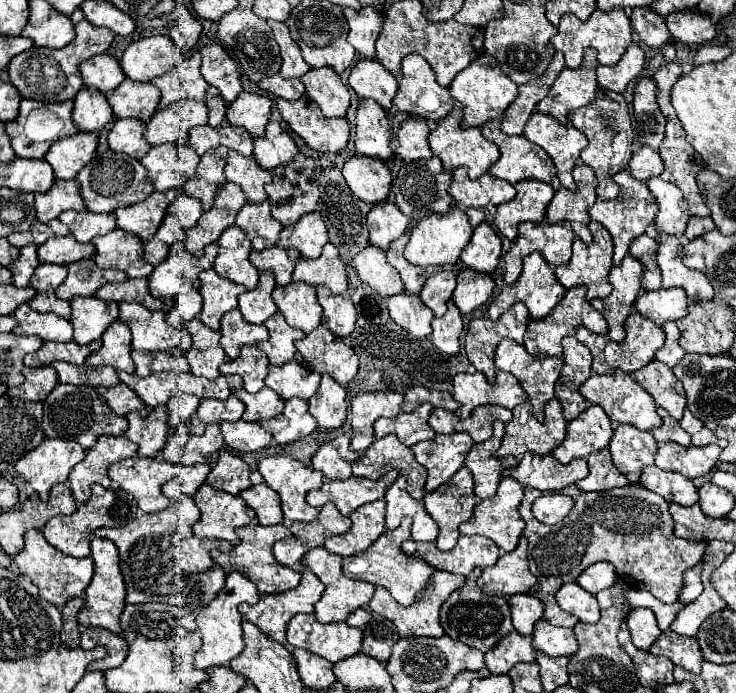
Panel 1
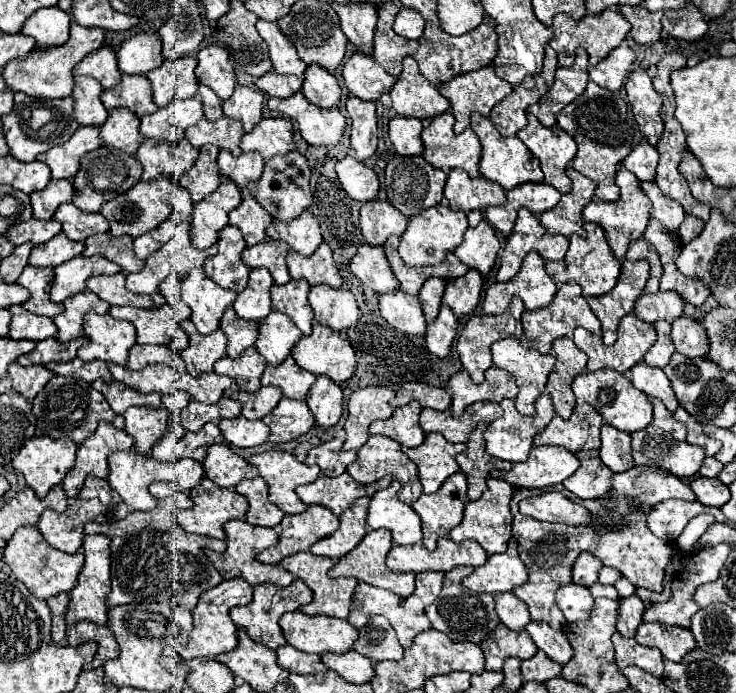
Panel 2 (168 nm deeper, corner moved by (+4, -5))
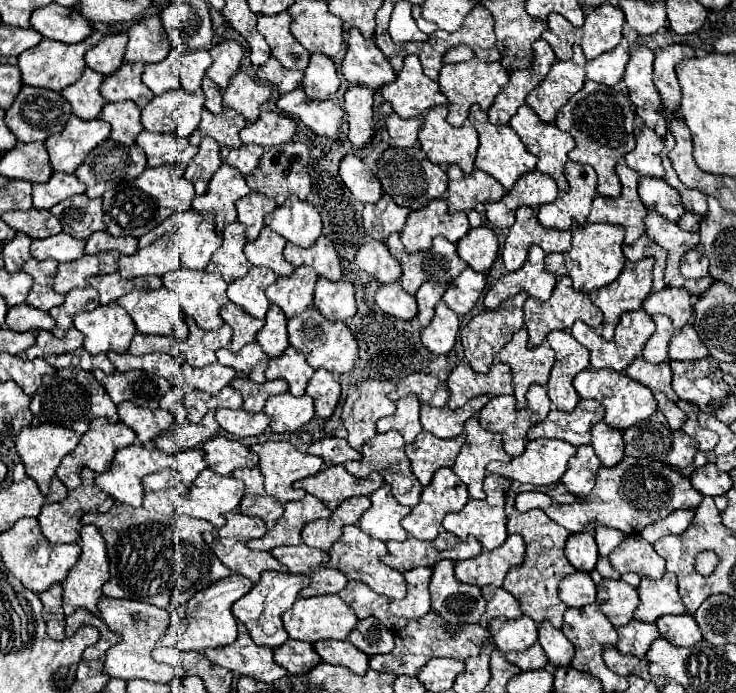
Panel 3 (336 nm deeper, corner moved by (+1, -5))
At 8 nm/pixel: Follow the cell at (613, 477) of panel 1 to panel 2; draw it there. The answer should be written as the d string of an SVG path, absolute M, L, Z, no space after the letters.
M582 451L576 453L580 459L580 469L564 481L564 487L572 491L580 499L602 499L610 491L610 477L614 475L602 459L598 451Z

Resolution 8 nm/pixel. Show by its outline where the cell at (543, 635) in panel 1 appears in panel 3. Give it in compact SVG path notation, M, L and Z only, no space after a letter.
M541 621L537 627L539 627L539 645L547 655L547 665L553 669L569 665L575 655L575 649L571 641L561 633L561 629L555 629L549 621Z

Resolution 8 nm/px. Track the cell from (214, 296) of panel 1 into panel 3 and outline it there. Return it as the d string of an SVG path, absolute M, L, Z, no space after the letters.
M181 267L181 269L177 269L177 271L166 273L161 279L163 283L161 287L165 287L165 289L171 291L175 303L181 305L184 319L193 317L195 323L197 323L201 329L209 329L209 331L221 327L223 319L219 317L219 309L229 303L229 297L227 297L227 293L225 293L227 281L225 281L219 273L207 273L205 269L187 269L187 267Z

